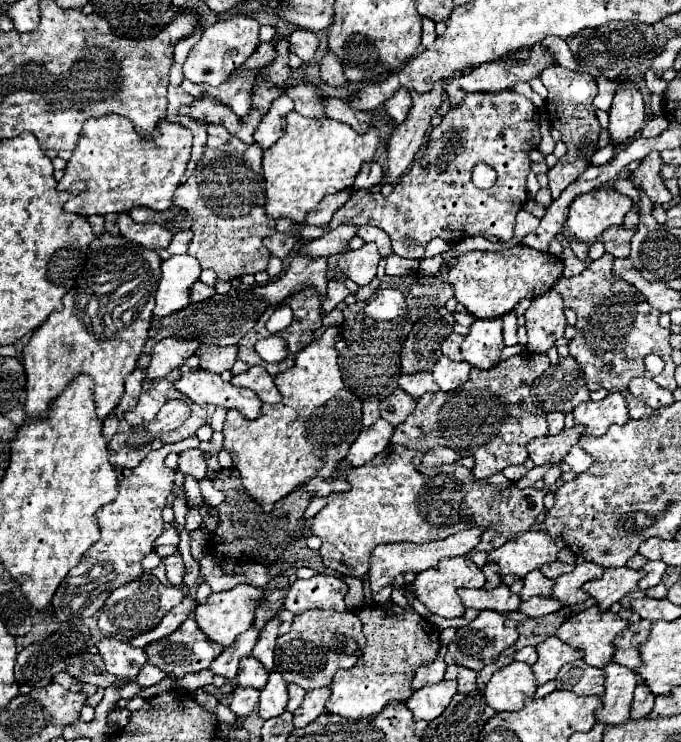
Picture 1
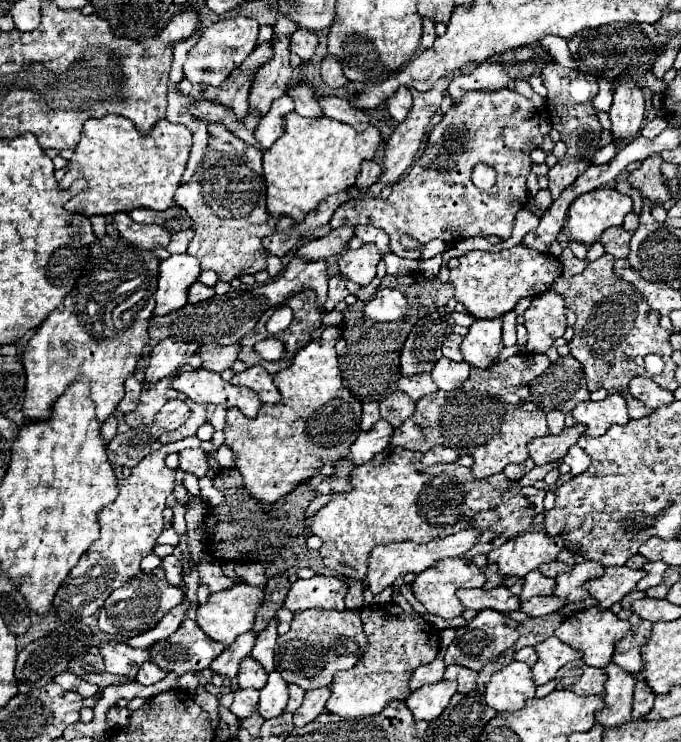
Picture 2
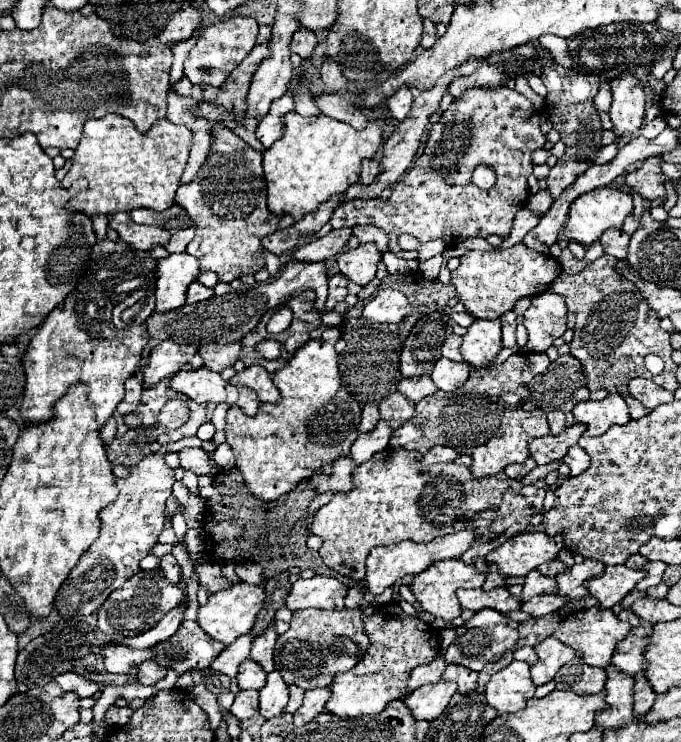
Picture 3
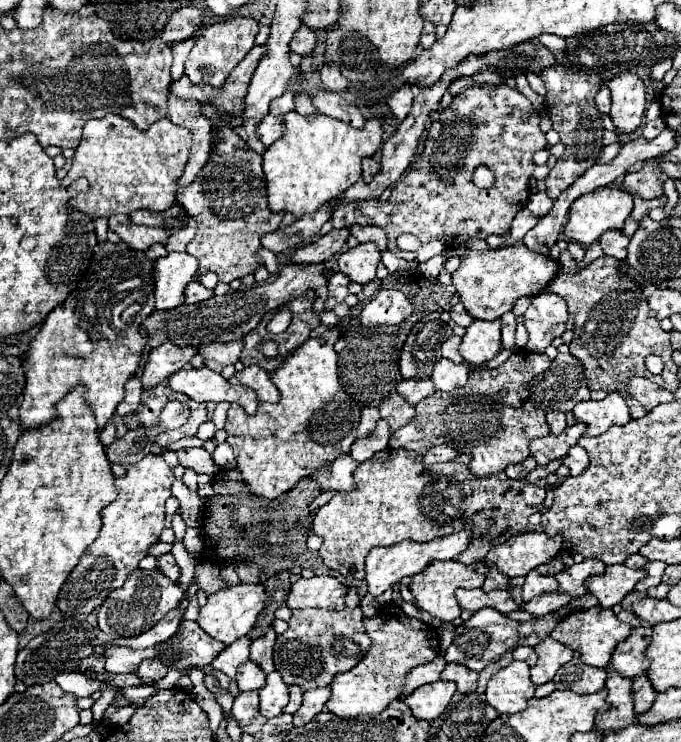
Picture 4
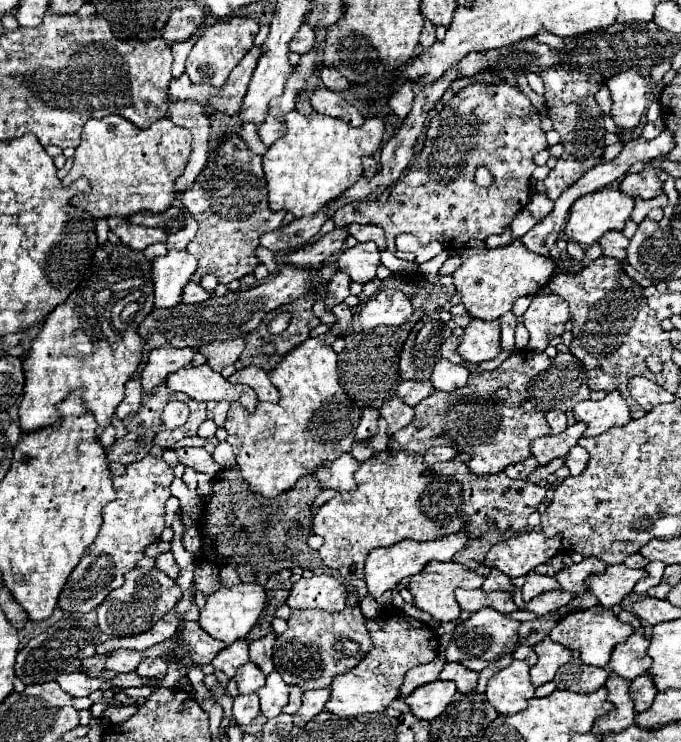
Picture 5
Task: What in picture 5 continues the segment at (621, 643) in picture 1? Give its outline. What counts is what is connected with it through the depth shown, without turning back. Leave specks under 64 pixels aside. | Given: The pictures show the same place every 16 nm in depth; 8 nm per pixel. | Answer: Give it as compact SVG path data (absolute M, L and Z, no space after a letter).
M648 626L642 628L642 632L634 632L626 642L616 644L612 658L608 662L608 670L628 682L648 672L652 666L648 660L648 644L650 644L650 630Z

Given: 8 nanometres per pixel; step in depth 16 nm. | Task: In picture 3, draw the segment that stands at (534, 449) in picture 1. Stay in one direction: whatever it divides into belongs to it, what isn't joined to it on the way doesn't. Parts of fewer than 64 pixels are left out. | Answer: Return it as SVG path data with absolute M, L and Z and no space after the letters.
M574 424L566 428L558 436L544 436L544 438L534 438L530 442L530 456L536 460L536 464L548 464L552 460L562 460L568 454L568 448L578 442L578 438L584 434L584 424Z

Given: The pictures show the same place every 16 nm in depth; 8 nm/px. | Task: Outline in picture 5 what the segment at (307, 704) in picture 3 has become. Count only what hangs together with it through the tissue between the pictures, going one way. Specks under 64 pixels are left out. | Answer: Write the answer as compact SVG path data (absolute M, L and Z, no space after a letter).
M306 690L302 694L302 706L300 710L294 714L294 724L296 726L304 726L308 720L312 720L316 714L320 714L324 710L324 704L330 698L330 690Z

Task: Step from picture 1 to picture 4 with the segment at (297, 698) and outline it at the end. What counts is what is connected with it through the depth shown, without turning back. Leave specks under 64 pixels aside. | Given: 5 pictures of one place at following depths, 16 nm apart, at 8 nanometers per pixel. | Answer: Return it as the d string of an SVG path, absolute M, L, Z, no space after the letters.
M290 686L290 702L288 702L288 706L284 708L284 712L288 712L288 714L294 714L298 708L300 708L300 704L302 704L302 690L298 688L298 686Z

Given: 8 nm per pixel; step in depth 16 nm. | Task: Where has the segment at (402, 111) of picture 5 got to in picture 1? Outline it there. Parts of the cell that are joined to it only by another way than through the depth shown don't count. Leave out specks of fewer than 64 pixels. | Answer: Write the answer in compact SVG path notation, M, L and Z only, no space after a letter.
M400 88L392 98L386 100L386 112L392 116L392 120L396 122L404 122L410 106L412 106L412 96L406 88Z

